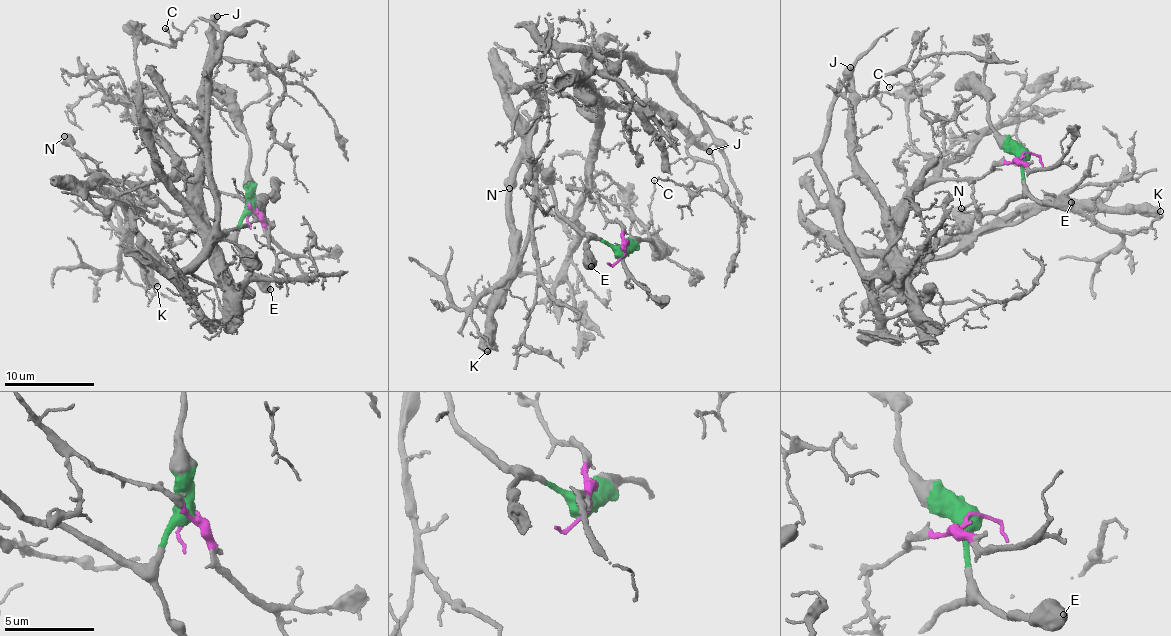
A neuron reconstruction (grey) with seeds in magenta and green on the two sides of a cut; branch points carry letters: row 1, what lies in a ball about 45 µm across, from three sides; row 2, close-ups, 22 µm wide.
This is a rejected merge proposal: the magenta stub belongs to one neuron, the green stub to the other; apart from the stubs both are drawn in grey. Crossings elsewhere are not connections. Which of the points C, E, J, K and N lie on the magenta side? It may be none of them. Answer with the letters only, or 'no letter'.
C, J

